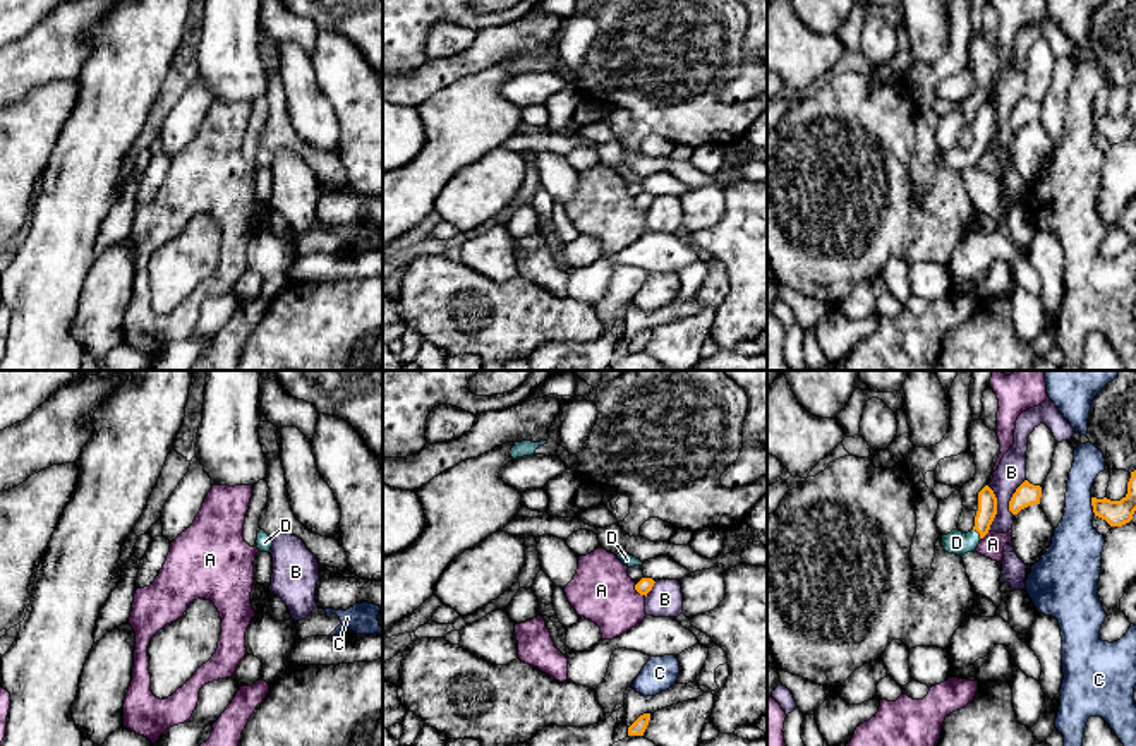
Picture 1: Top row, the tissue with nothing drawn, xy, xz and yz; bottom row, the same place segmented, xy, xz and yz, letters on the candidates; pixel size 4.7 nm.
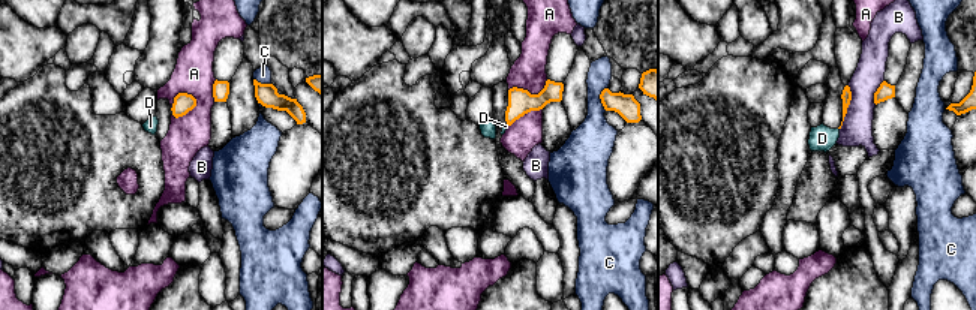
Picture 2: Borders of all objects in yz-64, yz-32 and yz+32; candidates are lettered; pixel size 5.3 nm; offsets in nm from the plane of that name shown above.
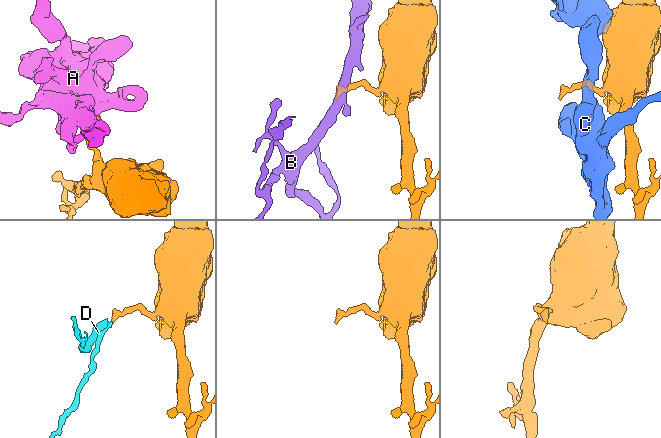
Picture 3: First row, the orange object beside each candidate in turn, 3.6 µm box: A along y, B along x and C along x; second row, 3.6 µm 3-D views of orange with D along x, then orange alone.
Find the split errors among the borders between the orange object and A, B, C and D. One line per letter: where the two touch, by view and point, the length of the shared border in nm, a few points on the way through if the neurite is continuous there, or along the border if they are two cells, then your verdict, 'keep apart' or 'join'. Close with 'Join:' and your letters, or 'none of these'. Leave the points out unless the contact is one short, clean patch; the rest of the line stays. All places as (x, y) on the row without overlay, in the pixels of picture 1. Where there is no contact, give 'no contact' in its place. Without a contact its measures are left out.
A: meets orange in xz at (639, 208); contact 80 nm long; border along xz (635, 199), (635, 204), (646, 211); keep apart
B: meets orange in yz at (996, 124); contact 220 nm long; keep apart
C: meets orange in yz at (1092, 120); contact 90 nm long; keep apart
D: meets orange in yz at (978, 148); contact 70 nm long; runs through yz (987, 119), (978, 148), (968, 158), (956, 158); join
Join: D

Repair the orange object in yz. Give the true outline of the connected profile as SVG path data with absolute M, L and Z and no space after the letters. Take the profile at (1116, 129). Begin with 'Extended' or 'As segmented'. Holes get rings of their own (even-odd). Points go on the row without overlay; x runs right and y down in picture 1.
As segmented. M1136 86L1131 87L1127 110L1121 117L1091 113L1091 122L1095 132L1105 135L1110 142L1122 142L1129 139L1136 127Z

